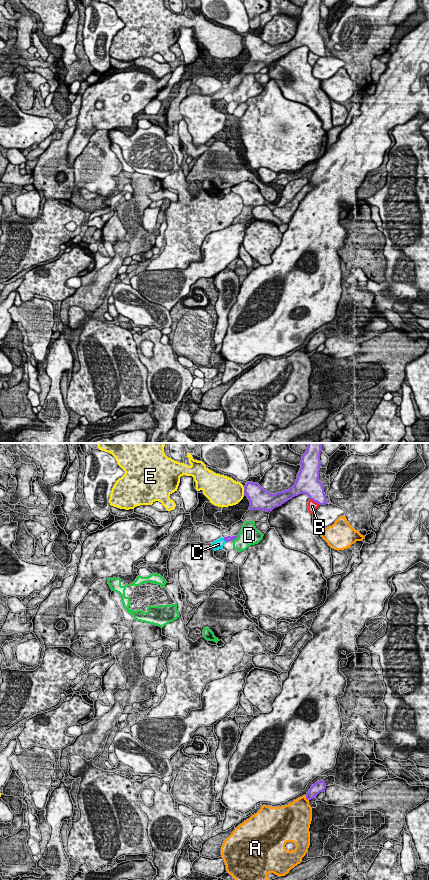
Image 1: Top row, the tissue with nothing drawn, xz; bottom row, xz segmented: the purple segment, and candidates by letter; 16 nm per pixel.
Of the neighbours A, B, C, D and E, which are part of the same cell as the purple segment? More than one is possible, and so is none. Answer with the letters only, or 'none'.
C

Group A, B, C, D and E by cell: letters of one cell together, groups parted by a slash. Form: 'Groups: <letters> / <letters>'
Groups: A / B / C / D / E

